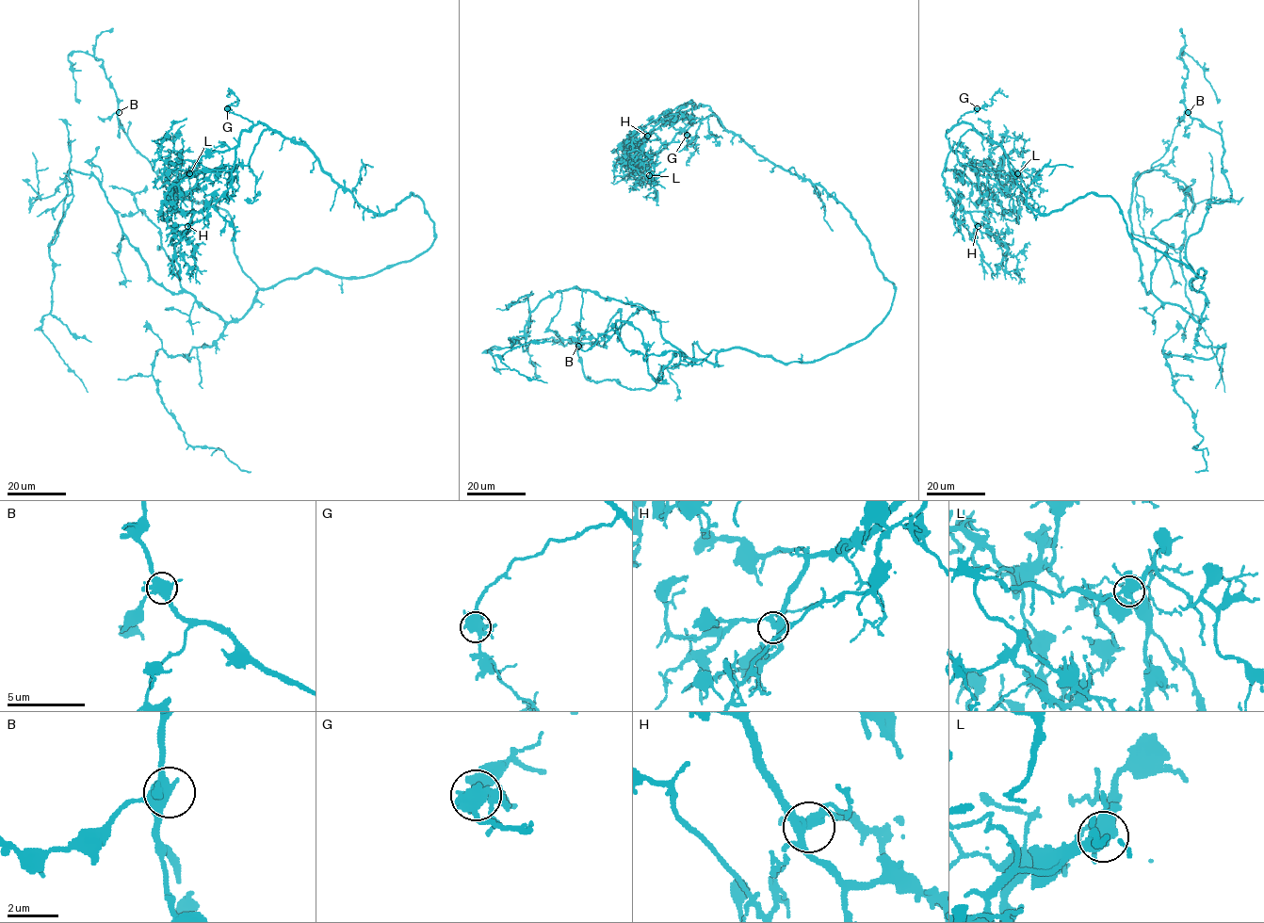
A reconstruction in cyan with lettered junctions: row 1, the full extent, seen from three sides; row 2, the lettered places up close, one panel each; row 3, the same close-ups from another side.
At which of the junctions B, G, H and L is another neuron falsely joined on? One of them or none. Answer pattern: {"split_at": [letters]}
{"split_at": []}

